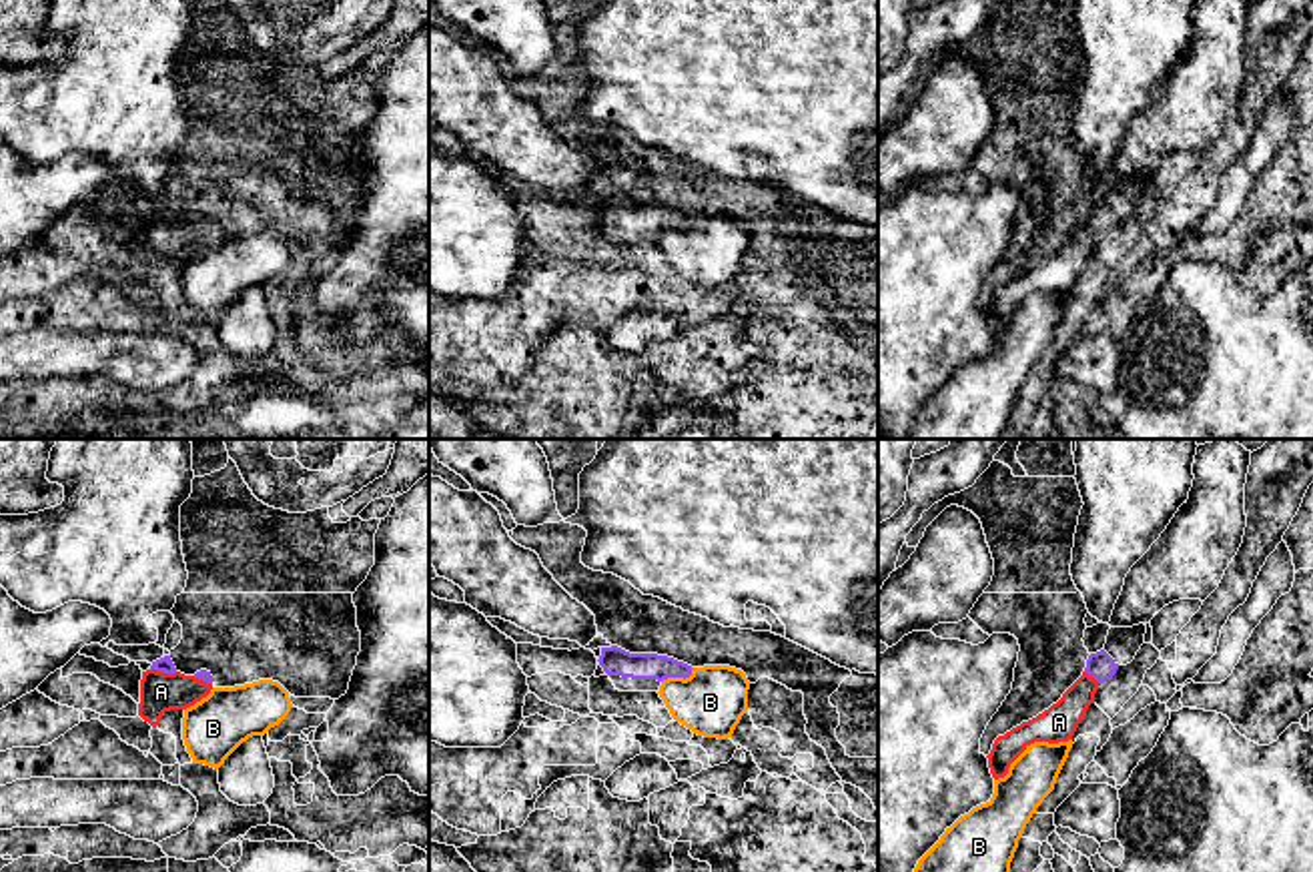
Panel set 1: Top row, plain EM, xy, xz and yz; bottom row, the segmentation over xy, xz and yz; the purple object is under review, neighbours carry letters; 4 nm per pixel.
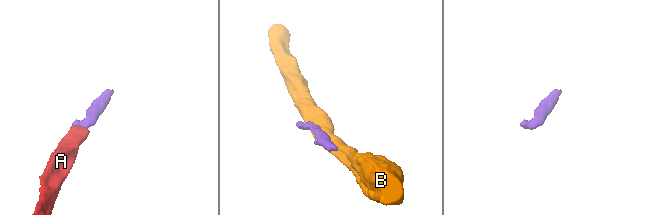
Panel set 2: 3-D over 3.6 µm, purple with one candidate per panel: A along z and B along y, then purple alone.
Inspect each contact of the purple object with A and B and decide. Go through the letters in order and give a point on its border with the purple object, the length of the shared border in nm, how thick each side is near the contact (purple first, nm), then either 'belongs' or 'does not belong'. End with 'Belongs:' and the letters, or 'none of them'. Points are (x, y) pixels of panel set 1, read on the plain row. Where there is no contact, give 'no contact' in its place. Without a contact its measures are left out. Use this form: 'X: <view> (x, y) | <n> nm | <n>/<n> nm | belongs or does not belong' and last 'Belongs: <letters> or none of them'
A: xy (163, 221) | 110 nm | 70/160 nm | belongs
B: xz (678, 227) | 150 nm | 110/280 nm | does not belong
Belongs: A

